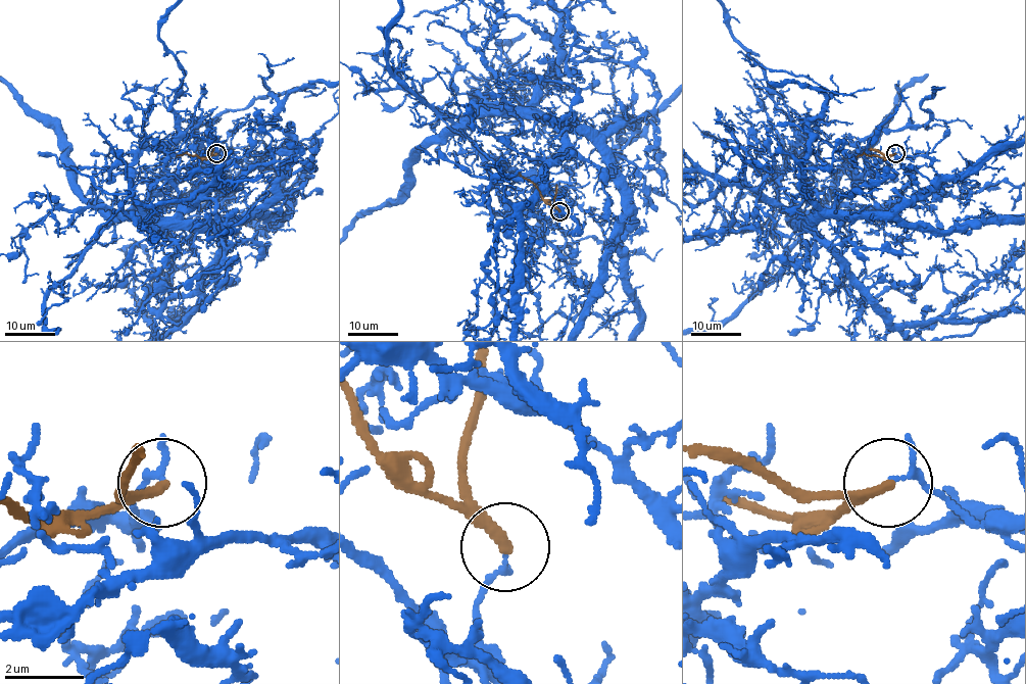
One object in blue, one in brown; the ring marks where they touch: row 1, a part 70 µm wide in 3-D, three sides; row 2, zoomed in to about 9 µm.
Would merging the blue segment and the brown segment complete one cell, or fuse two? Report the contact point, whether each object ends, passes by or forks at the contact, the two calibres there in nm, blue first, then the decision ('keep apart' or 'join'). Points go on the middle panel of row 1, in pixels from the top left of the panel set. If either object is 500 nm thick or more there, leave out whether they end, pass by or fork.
at (559, 211); blue passes by; brown ends there; 100 nm thick on the blue side, 260 nm on the other; keep apart

